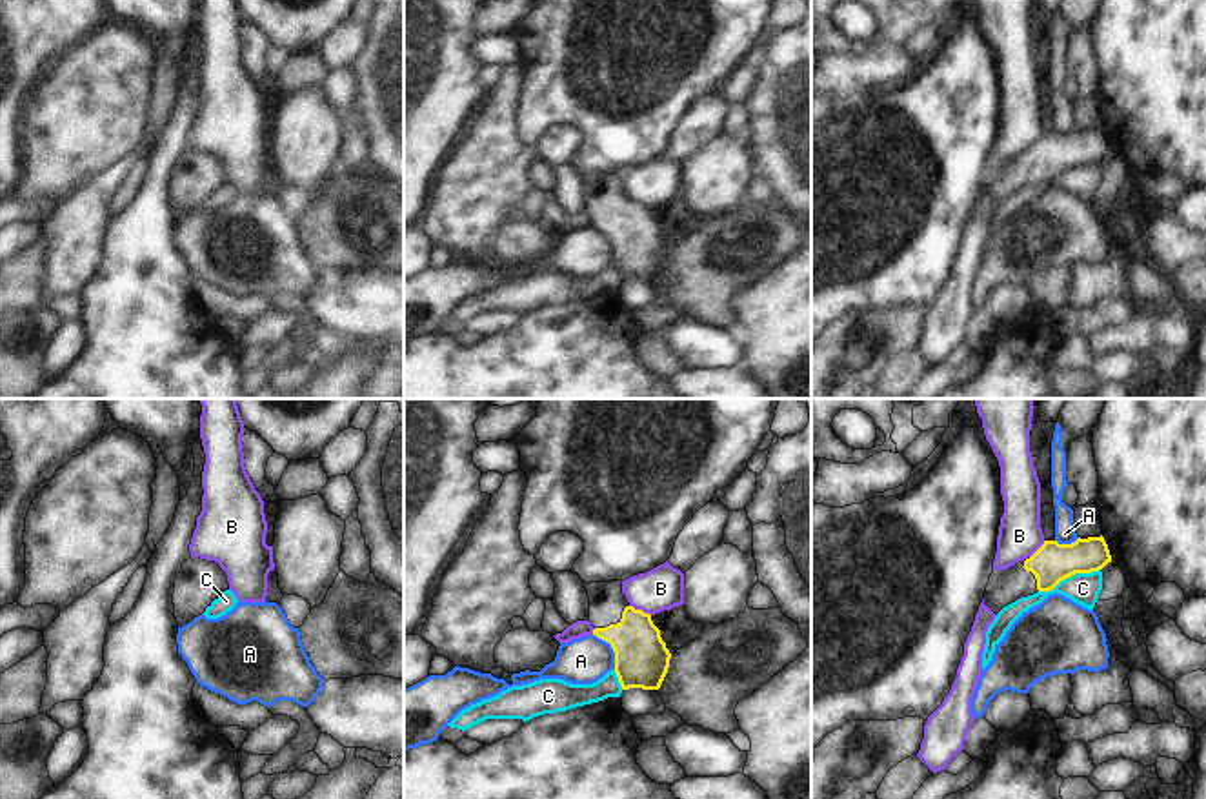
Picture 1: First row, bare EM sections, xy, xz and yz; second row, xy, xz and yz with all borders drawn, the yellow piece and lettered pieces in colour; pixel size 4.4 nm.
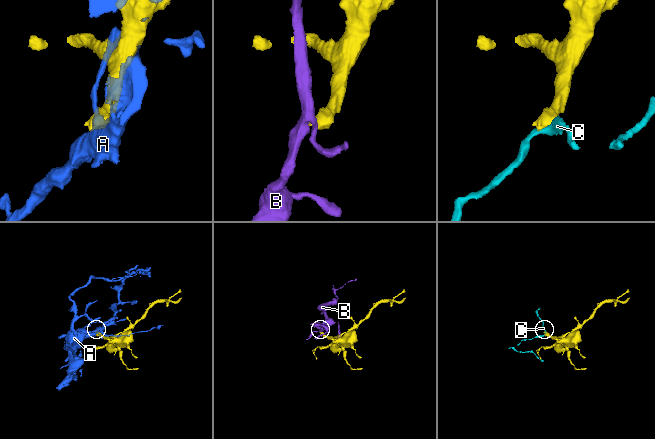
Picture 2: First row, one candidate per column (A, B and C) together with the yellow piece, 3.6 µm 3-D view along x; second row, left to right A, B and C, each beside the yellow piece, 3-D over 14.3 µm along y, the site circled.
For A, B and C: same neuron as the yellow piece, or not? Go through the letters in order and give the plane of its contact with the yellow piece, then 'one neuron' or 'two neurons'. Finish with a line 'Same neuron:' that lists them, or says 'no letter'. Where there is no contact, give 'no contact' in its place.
A: xz | two neurons
B: xz | two neurons
C: yz | two neurons
Same neuron: no letter

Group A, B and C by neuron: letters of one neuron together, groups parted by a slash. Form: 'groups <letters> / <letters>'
groups A / B / C

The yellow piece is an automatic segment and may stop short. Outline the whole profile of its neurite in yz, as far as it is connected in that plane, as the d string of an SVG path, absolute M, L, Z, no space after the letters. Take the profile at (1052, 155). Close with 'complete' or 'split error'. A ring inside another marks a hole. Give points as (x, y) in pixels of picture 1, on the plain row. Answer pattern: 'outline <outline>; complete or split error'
outline M1104 129L1077 131L1071 137L1044 133L1028 151L1006 162L993 162L984 197L997 207L1004 198L1037 184L1050 184L1075 166L1091 166L1111 155Z; split error

